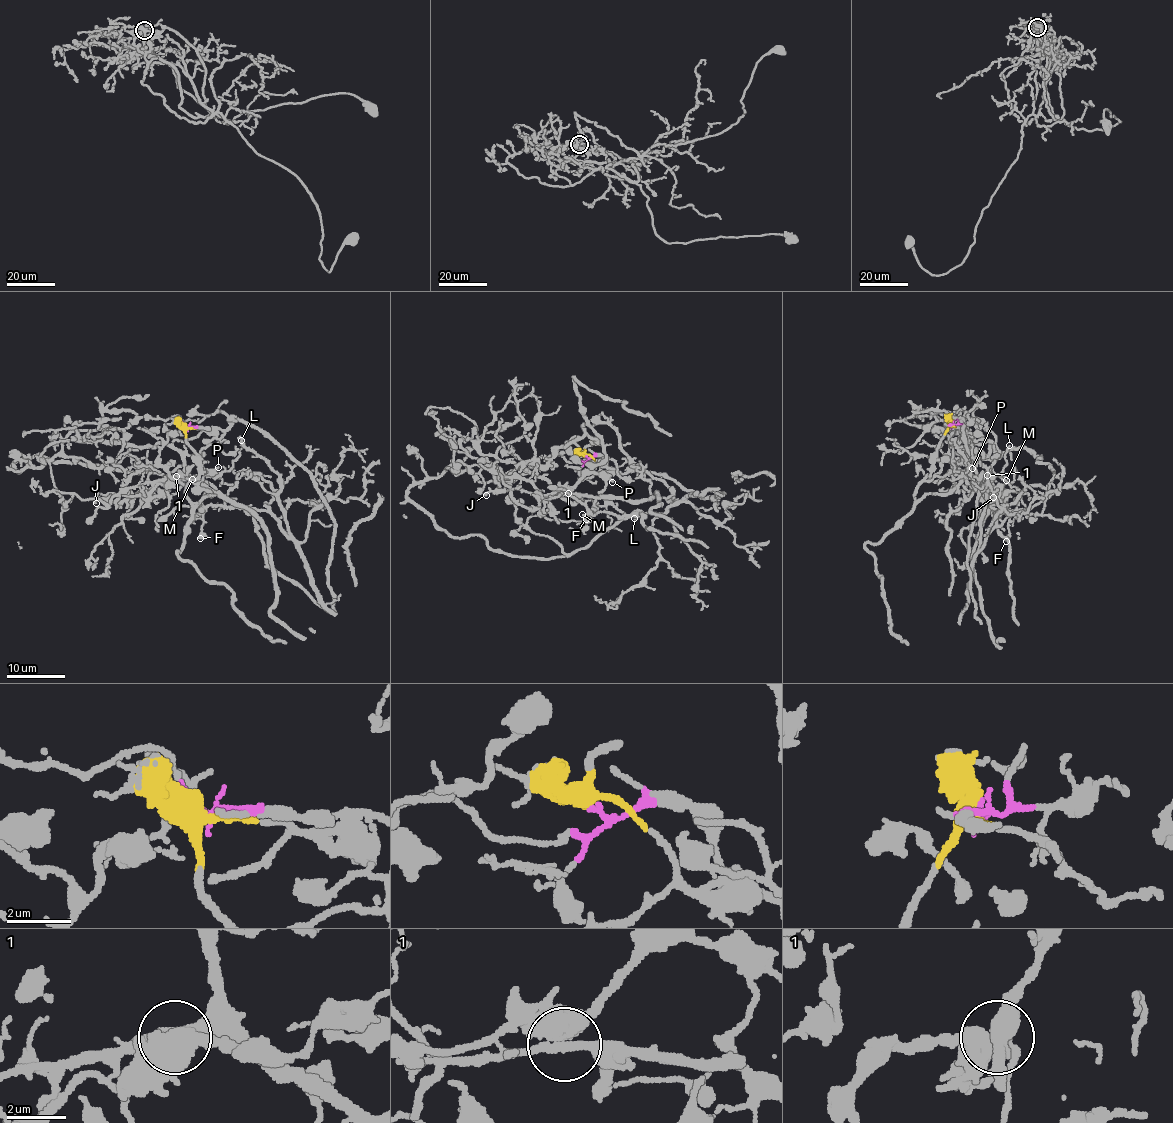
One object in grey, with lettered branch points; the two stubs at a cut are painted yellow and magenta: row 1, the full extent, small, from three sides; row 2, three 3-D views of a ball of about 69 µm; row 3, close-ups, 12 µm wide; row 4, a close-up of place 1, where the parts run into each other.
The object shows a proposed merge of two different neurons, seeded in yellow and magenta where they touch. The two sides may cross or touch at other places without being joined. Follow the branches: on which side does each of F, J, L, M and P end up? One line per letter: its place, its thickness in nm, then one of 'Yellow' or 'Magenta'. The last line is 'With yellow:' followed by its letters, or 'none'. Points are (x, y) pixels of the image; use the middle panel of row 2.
F: Place: (586, 519). Thickness 550 nm. Magenta
J: Place: (486, 495). Thickness 190 nm. Yellow
L: Place: (634, 518). Thickness 170 nm. Yellow
M: Place: (582, 514). Thickness 120 nm. Yellow
P: Place: (612, 482). Thickness 170 nm. Yellow
With yellow: J, L, M, P

